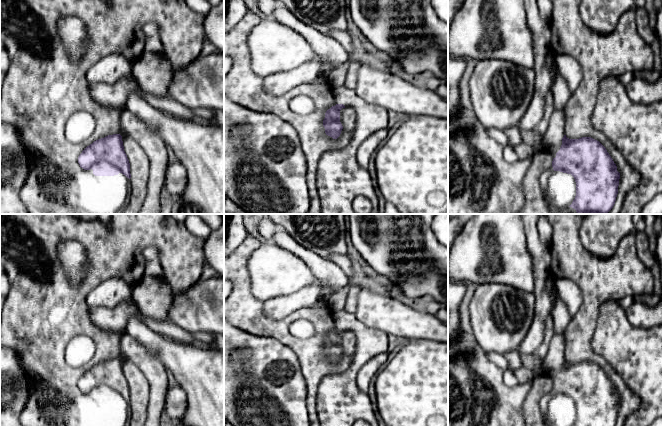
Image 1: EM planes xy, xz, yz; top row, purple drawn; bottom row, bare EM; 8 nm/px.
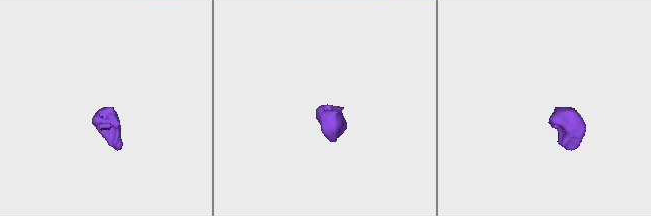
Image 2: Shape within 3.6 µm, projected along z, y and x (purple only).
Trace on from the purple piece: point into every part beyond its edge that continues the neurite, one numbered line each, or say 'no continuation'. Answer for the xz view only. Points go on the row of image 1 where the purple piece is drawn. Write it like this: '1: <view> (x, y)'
1: xz (242, 85)

